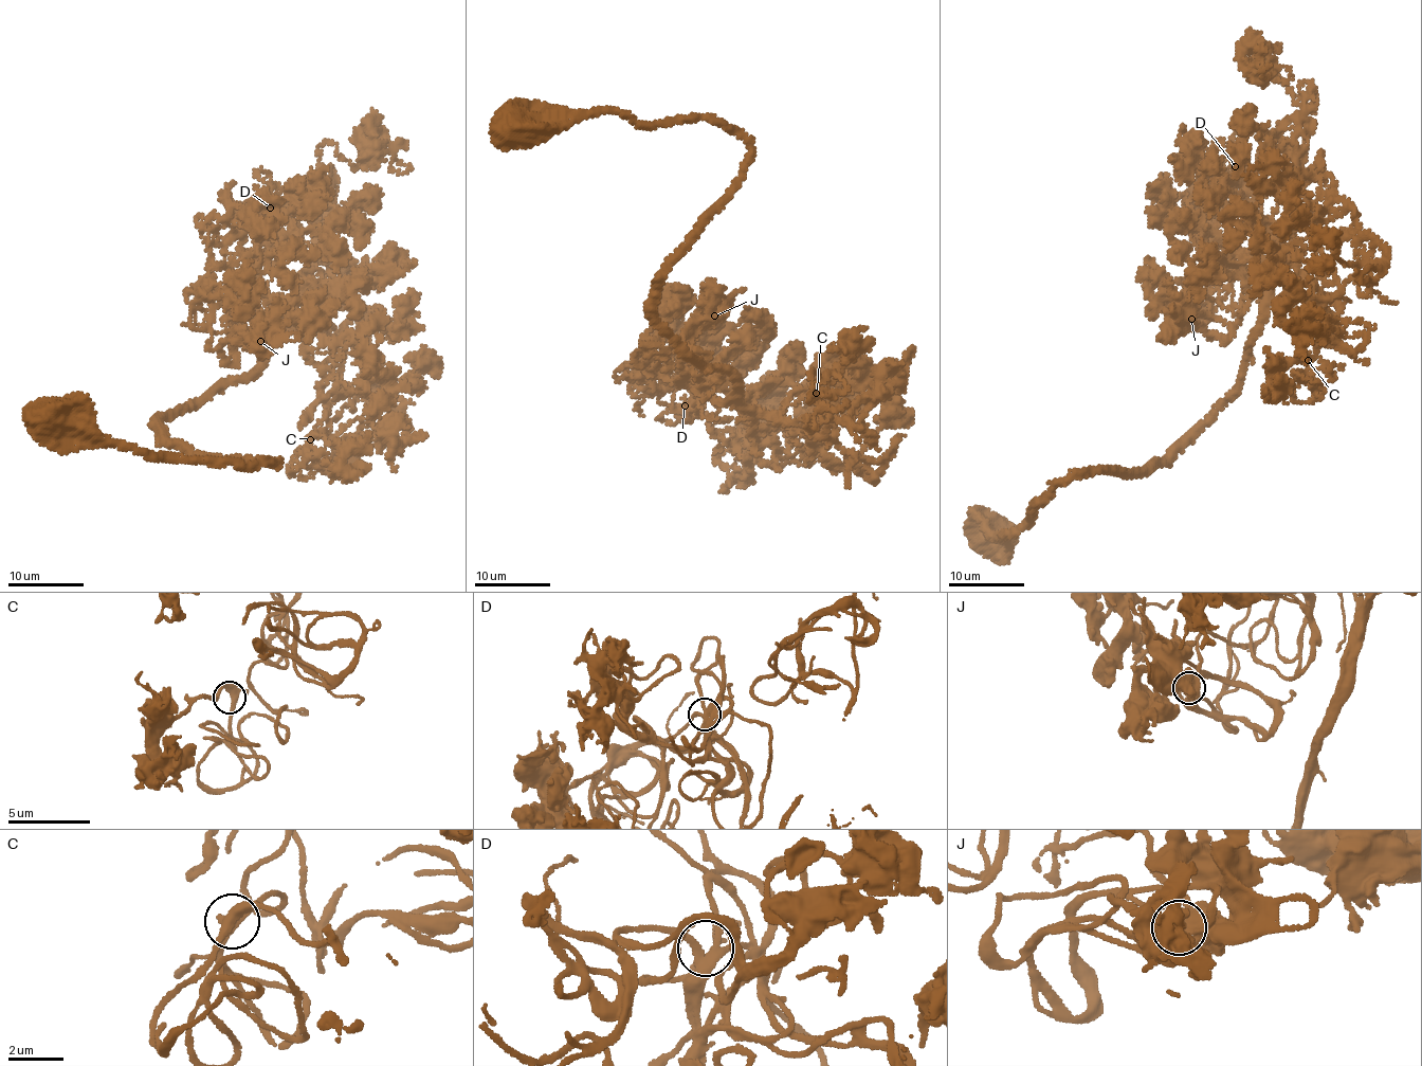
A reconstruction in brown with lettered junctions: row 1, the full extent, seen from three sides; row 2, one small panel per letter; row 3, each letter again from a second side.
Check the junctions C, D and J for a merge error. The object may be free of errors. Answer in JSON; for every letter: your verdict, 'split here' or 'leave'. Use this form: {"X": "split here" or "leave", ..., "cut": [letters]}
{"C": "leave", "D": "leave", "J": "leave", "cut": []}

